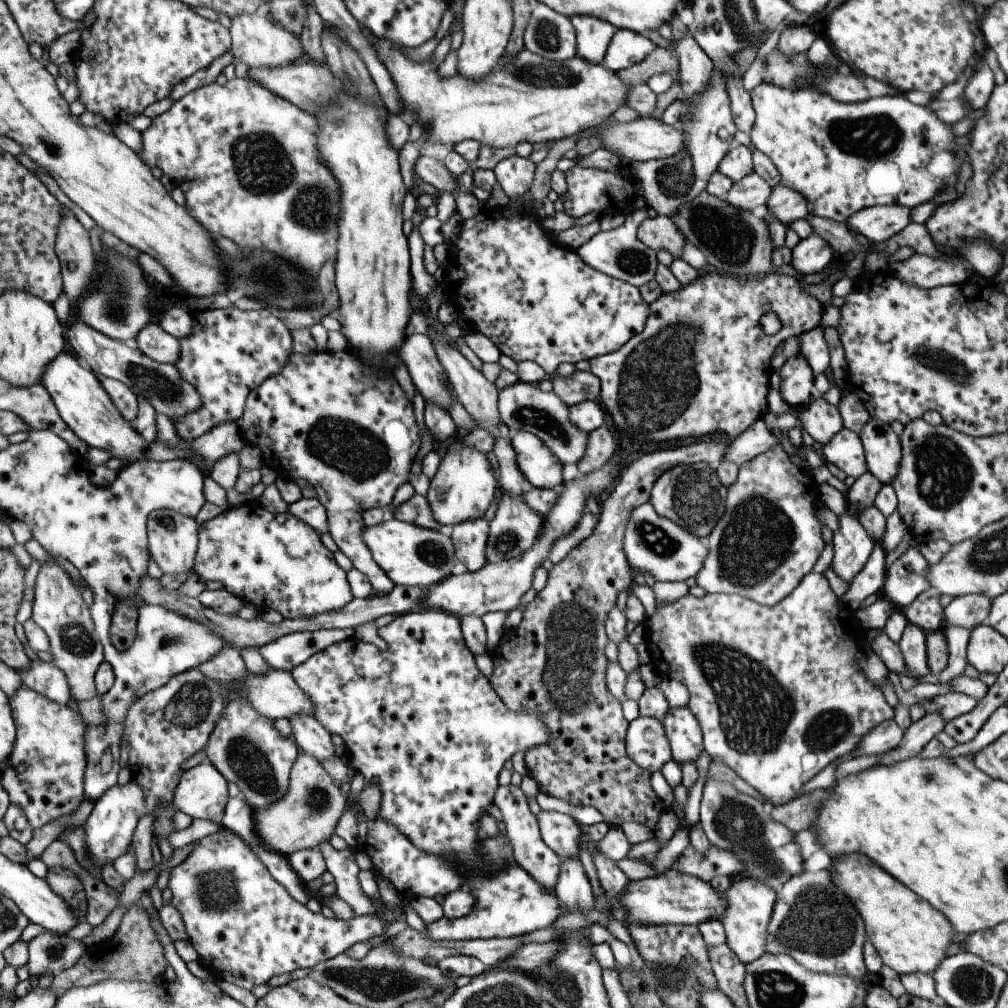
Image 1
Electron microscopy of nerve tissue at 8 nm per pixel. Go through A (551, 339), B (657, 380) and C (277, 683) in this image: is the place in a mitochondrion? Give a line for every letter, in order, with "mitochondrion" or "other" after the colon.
A: other
B: mitochondrion
C: other

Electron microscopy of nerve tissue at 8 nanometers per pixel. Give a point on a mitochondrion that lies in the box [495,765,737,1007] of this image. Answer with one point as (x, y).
(672, 975)

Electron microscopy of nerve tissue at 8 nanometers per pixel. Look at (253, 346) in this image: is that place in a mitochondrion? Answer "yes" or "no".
no

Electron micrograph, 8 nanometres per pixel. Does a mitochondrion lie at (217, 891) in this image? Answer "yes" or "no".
yes

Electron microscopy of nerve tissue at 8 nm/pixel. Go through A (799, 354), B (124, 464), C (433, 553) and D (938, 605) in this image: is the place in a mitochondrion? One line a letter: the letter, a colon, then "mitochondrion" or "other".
A: other
B: other
C: mitochondrion
D: other

